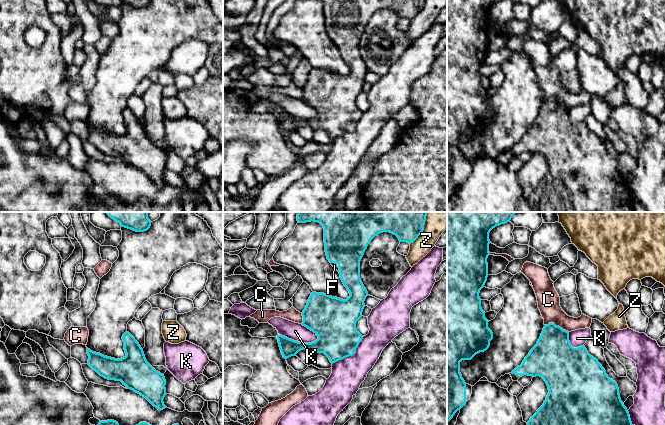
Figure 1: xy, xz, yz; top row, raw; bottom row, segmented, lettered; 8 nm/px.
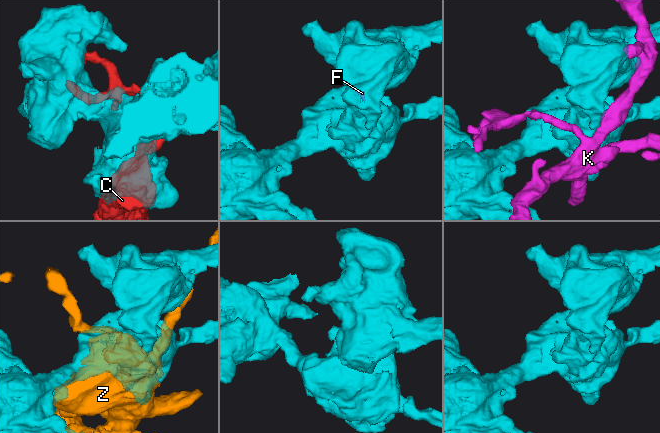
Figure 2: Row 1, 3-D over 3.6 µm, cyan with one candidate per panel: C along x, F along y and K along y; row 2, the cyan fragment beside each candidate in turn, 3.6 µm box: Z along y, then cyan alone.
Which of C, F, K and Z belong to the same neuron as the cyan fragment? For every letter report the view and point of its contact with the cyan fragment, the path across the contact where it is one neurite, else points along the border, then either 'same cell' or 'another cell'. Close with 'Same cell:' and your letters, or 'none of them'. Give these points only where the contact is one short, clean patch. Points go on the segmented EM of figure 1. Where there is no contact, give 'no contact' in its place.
C: yz (557, 326) | another cell
F: xz (338, 265) | across xz (346, 235), (344, 259), (338, 265), (334, 265) | same cell
K: xz (299, 342) | another cell
Z: xz (423, 228) | another cell
Same cell: F

